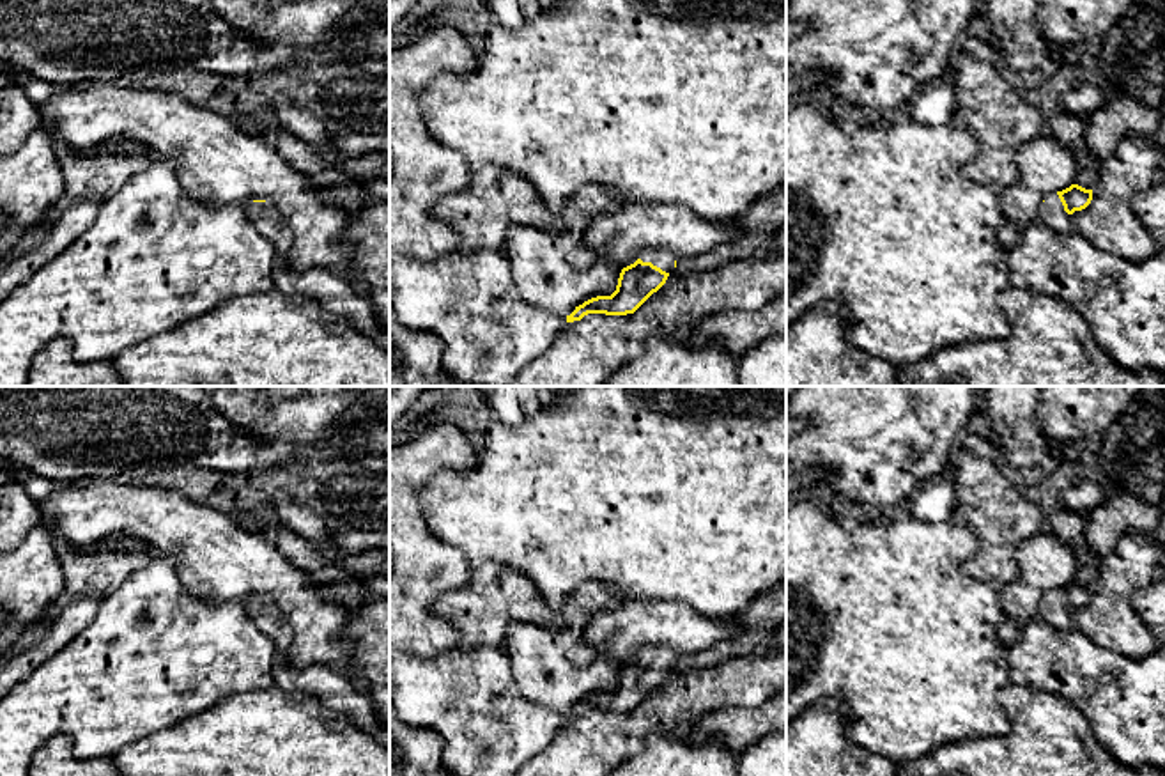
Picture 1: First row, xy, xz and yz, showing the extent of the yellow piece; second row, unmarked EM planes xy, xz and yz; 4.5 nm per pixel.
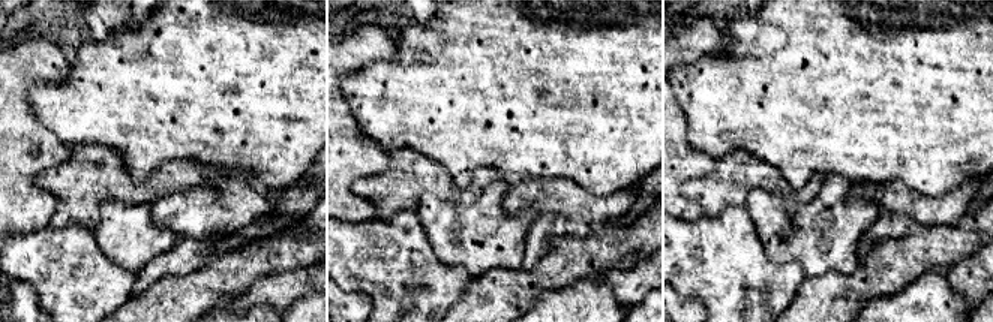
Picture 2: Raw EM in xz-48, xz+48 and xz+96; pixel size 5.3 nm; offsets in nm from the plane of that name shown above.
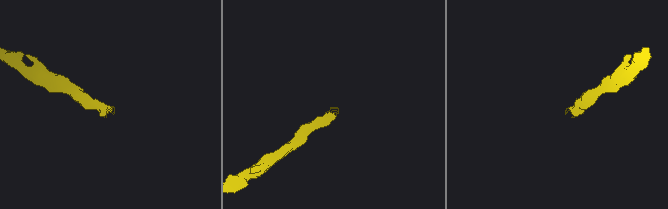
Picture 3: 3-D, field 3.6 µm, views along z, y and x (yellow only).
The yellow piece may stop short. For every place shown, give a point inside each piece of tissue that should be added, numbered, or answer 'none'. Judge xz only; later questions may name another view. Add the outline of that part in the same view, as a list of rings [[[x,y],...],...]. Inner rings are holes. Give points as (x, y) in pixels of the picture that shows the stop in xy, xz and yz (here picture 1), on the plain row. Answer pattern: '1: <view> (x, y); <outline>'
1: xz (664, 656); [[[652,645],[652,647],[643,648],[639,656],[643,659],[652,659],[653,663],[660,664],[666,670],[673,670],[676,652],[664,645]]]

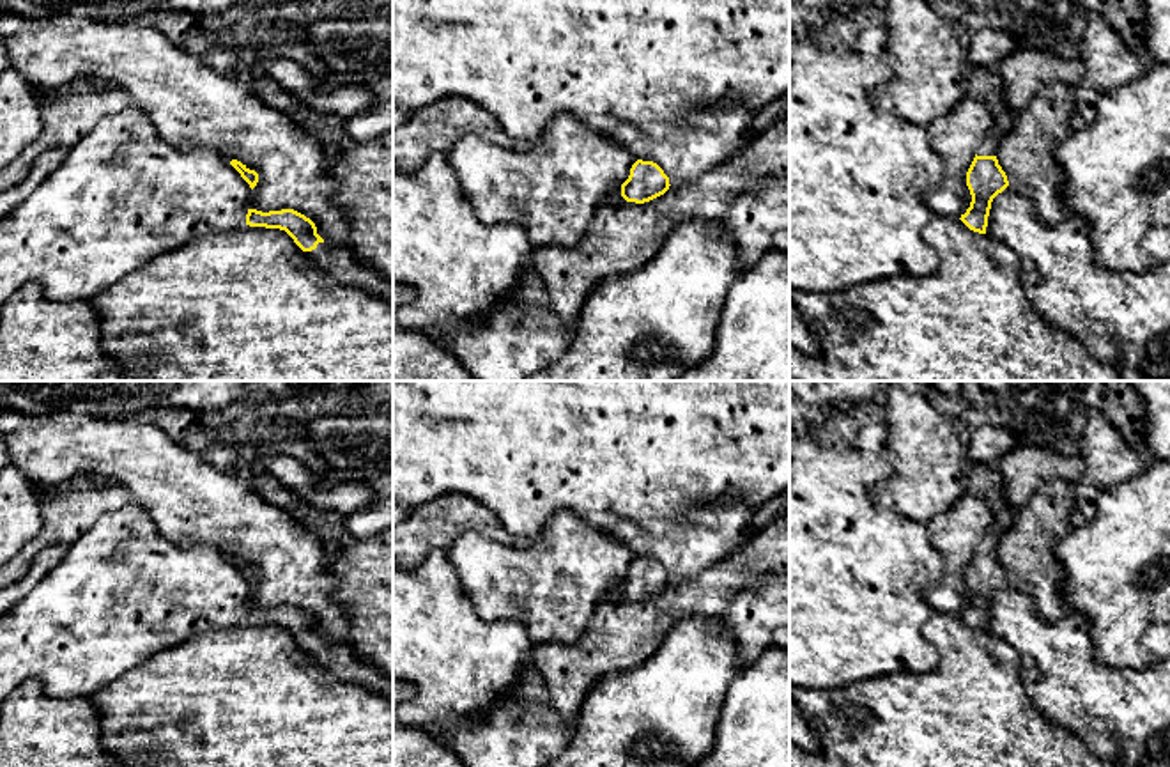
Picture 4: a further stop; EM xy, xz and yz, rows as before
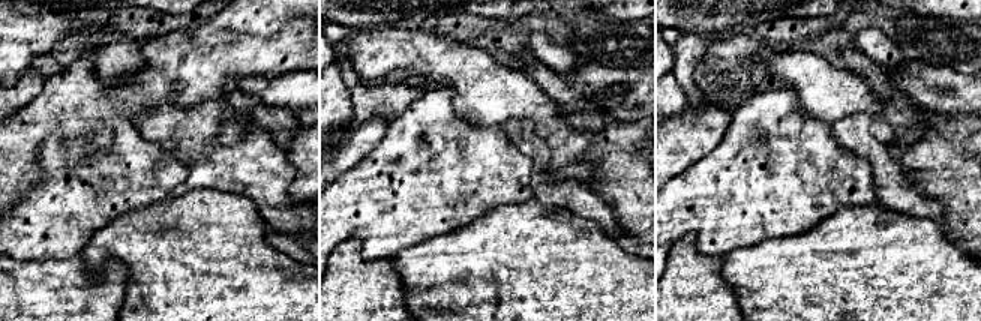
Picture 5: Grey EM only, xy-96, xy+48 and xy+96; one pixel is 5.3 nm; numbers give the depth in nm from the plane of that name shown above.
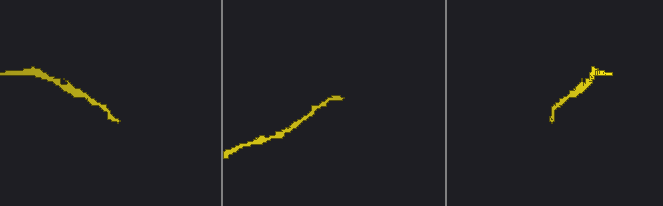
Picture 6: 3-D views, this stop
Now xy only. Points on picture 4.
1: xy (335, 656); [[[324,638],[306,648],[322,668],[343,682],[359,686],[377,696],[393,700],[393,680],[361,661],[347,641]]]

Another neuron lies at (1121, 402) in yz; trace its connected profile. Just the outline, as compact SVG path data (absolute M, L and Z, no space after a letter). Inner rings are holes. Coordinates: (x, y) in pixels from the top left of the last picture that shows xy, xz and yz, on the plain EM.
M1103 381L1103 400L1099 404L1106 418L1119 429L1122 438L1136 453L1149 459L1147 418L1140 393L1129 381Z

